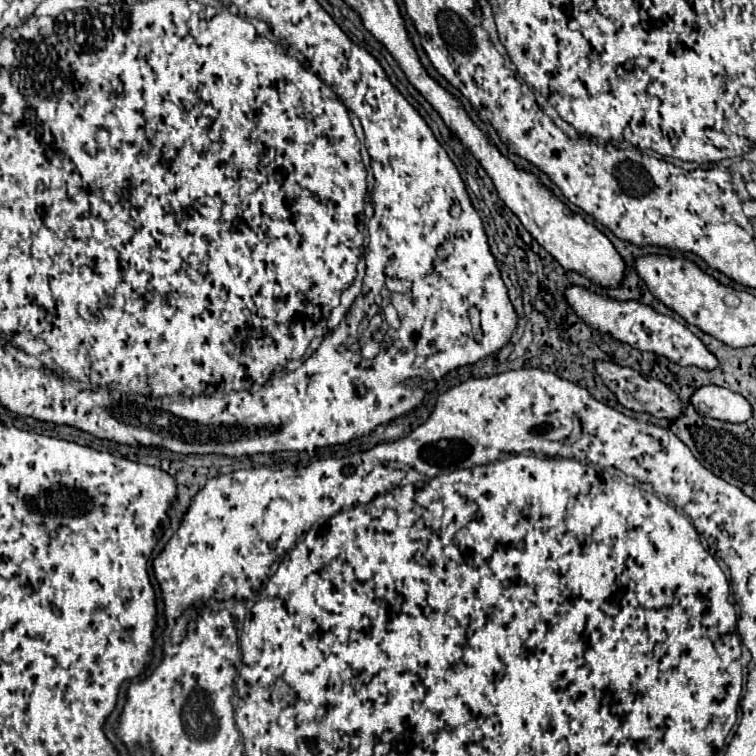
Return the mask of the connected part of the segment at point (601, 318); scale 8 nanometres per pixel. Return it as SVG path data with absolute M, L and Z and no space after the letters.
M569 286L563 290L567 304L571 304L571 310L585 322L591 324L591 328L613 336L615 340L621 340L625 344L631 344L633 348L655 352L659 356L669 358L675 364L681 366L699 366L703 370L717 368L717 358L705 348L705 344L689 332L687 326L679 324L671 316L663 316L655 312L651 306L639 302L639 300L615 300L609 296L593 294L587 288L581 286Z

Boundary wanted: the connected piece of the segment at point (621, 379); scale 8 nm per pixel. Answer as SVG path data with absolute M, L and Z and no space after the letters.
M595 360L595 372L601 376L601 380L605 382L605 386L617 396L617 400L629 408L629 410L637 410L637 412L649 412L653 416L659 418L679 418L683 404L679 402L677 394L671 392L663 382L655 380L655 378L647 378L643 374L639 374L633 368L627 366L619 366L619 364L611 364L605 360Z

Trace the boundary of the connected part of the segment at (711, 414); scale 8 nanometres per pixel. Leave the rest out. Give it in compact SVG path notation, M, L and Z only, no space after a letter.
M715 384L697 388L689 402L701 416L707 418L717 418L735 424L741 424L751 418L751 406L741 394Z

